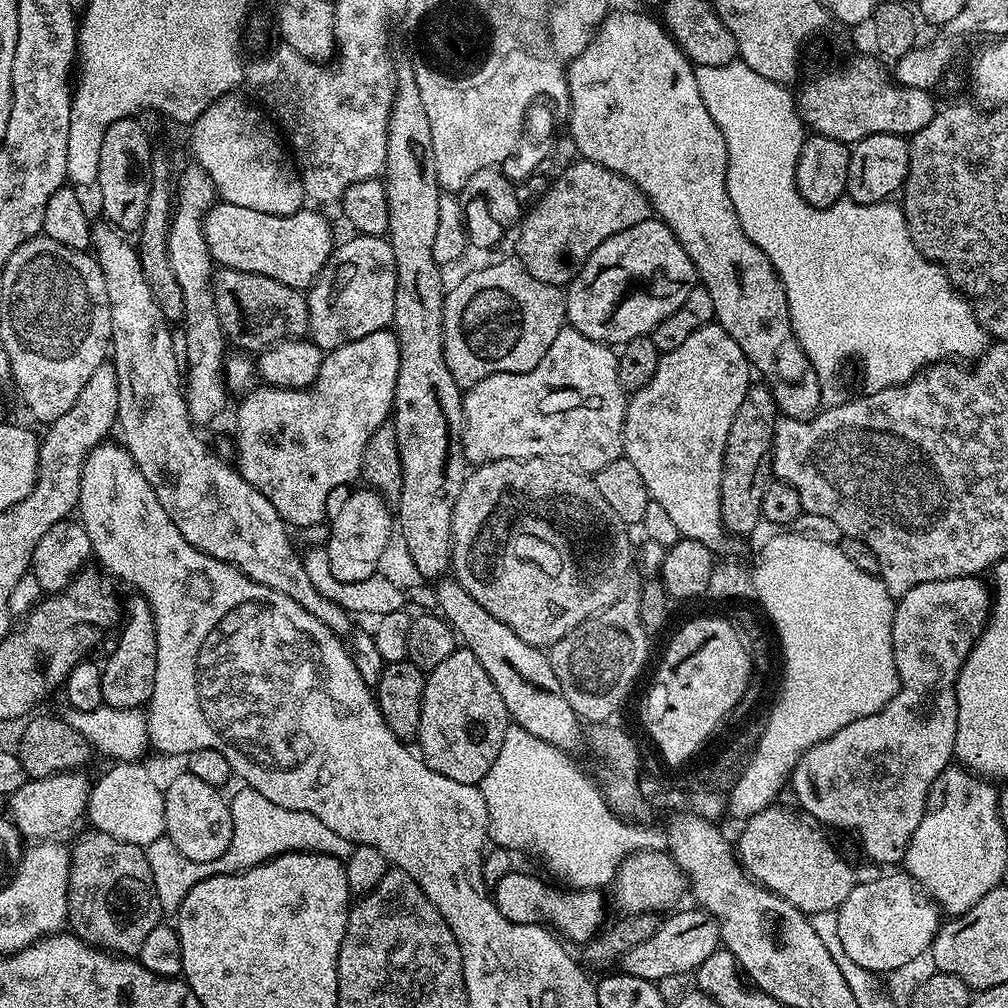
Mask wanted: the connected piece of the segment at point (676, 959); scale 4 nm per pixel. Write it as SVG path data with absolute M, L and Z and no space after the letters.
M693 909L675 911L668 916L670 918L662 920L650 938L620 957L619 969L630 977L646 978L653 982L693 973L721 945L717 921L703 909Z

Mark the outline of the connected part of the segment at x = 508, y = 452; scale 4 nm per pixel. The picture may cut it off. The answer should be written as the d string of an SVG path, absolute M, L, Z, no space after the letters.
M565 326L554 338L546 358L534 370L522 374L490 374L463 393L464 433L462 446L469 465L479 466L495 460L534 460L551 458L571 462L579 471L594 474L614 462L624 451L624 419L628 401L618 382L617 353L607 344L586 338Z

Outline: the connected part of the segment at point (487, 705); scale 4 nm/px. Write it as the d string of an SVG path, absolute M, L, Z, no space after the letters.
M457 648L427 673L416 744L424 764L438 774L463 785L479 785L497 758L509 726L498 688L469 648Z

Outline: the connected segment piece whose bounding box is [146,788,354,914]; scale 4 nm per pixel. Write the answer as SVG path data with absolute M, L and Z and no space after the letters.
M248 788L241 796L231 797L232 821L234 822L234 838L230 846L226 846L226 854L214 862L190 862L167 838L150 842L146 847L150 874L154 874L154 890L158 890L160 911L164 914L175 914L180 909L182 898L211 876L222 876L226 872L239 872L245 868L253 868L265 864L276 856L287 852L317 852L346 861L350 858L353 844L346 838L334 834L314 814L302 810L286 810L286 806L274 806L270 798L262 798L258 790Z

